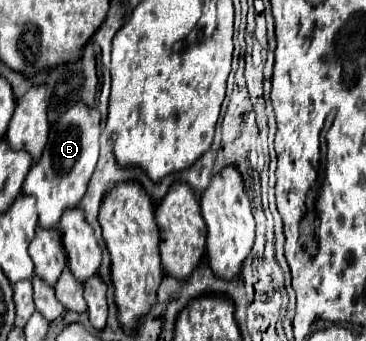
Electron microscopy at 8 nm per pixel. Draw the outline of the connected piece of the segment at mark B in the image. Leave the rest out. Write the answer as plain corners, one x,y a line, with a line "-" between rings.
83,101
73,103
65,113
59,115
49,131
49,139
41,159
31,167
23,193
37,199
39,225
43,229
57,227
59,217
65,209
77,207
87,191
87,183
95,171
99,157
99,135
101,135
101,115
97,107
89,107

